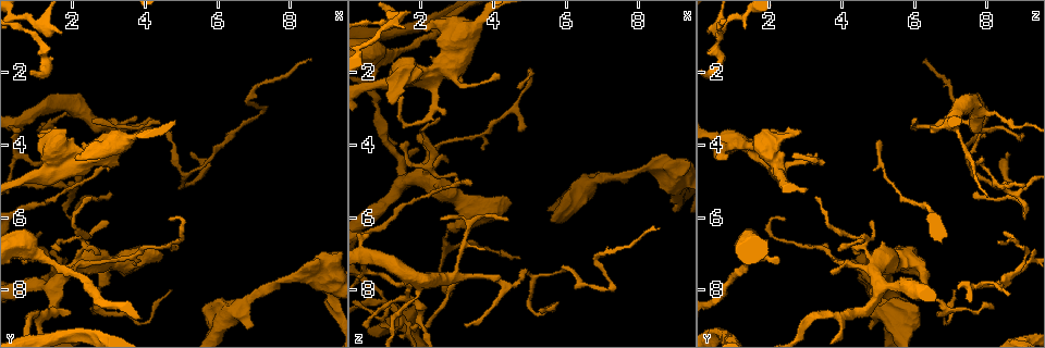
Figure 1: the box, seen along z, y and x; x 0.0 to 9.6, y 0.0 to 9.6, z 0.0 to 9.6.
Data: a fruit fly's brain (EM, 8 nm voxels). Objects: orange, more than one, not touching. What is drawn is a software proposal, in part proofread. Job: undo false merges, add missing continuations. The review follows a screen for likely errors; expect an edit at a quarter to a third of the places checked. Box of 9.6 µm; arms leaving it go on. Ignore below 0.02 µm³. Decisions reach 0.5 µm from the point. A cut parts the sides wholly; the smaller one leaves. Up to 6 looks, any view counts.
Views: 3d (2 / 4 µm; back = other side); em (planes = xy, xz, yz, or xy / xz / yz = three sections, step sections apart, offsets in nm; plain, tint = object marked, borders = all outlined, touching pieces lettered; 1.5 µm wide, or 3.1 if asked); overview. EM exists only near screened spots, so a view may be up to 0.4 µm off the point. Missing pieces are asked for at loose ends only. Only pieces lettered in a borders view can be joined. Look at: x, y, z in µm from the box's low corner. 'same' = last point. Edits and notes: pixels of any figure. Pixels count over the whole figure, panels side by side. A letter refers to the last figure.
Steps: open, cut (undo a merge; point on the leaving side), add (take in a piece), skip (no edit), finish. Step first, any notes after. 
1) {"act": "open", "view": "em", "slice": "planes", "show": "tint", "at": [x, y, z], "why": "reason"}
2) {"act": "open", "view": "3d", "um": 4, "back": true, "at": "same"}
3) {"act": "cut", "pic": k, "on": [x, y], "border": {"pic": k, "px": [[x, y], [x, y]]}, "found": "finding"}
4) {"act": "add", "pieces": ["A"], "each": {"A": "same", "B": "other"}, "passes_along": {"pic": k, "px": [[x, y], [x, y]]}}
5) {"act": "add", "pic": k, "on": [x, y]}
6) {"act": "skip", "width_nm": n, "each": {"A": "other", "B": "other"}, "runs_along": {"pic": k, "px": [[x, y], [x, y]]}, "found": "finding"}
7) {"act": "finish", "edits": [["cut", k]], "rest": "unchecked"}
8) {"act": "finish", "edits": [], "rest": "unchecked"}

{"act": "open", "view": "3d", "um": 4, "at": [6.95, 9.05, 4.80]}

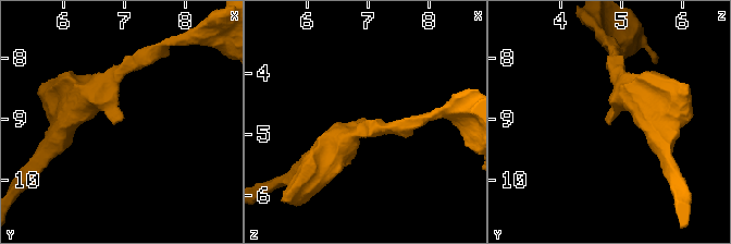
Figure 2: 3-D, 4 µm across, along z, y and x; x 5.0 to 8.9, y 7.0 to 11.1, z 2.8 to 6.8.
{"act": "open", "view": "em", "slice": "planes", "show": "borders", "at": [6.95, 9.00, 4.80], "why": "shape alone is not enough"}

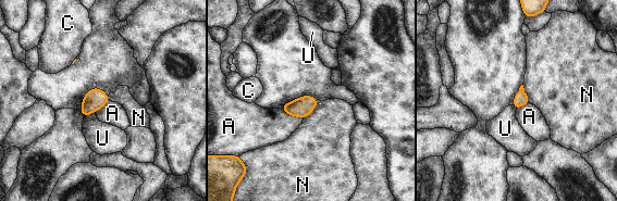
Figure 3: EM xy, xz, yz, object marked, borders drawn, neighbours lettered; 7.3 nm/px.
{"act": "skip", "each": {"A": "other", "C": "other", "N": "other", "U": "other"}, "found": "no lettered piece goes on from it"}

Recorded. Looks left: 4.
{"act": "open", "view": "em", "slice": "xz", "step": 4, "show": "tint", "at": [2.00, 5.40, 8.85], "why": "sharp bend"}

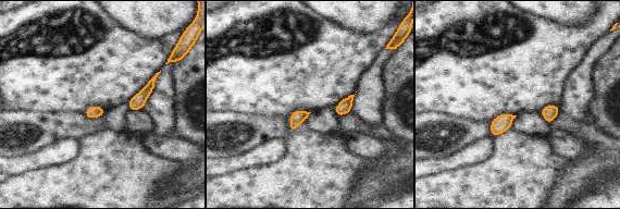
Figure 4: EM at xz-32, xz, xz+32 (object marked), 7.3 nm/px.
{"act": "open", "view": "em", "slice": "planes", "show": "borders", "at": "same"}

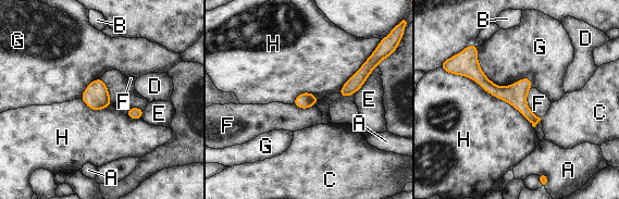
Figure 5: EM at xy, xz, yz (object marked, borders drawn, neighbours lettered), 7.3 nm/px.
{"act": "skip", "each": {"A": "other", "B": "other", "C": "other", "D": "other", "E": "other", "F": "other", "G": "other", "H": "other"}, "runs_along": {"pic": 5, "px": [[467, 59], [535, 120]]}, "found": "all the same cell"}

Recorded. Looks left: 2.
{"act": "open", "view": "em", "slice": "xz", "step": 8, "show": "tint", "at": [1.50, 7.50, 8.70], "why": "abrupt turn"}

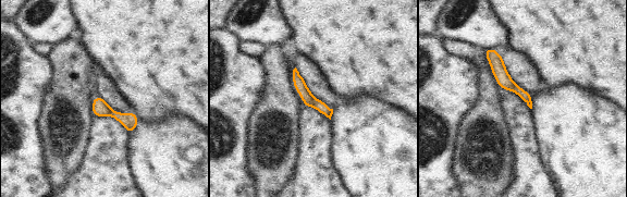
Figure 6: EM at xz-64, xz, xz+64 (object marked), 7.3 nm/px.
{"act": "open", "view": "em", "slice": "planes", "show": "borders", "at": "same", "why": "cut it another way"}

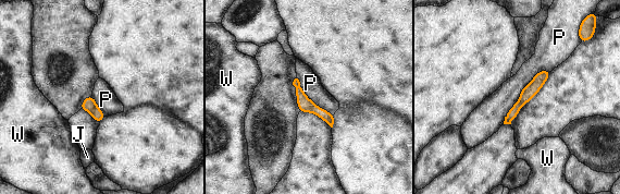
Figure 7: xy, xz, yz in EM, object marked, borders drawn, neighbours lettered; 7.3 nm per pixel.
{"act": "cut", "pic": 7, "on": [97, 113], "each": {"J": "other", "P": "other", "W": "other"}, "border": {"pic": 7, "px": [[97, 107], [89, 111]]}, "found": "a second cell is stuck on"}

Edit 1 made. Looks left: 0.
{"act": "finish", "edits": [["cut", 7]], "rest": "unchecked"}

